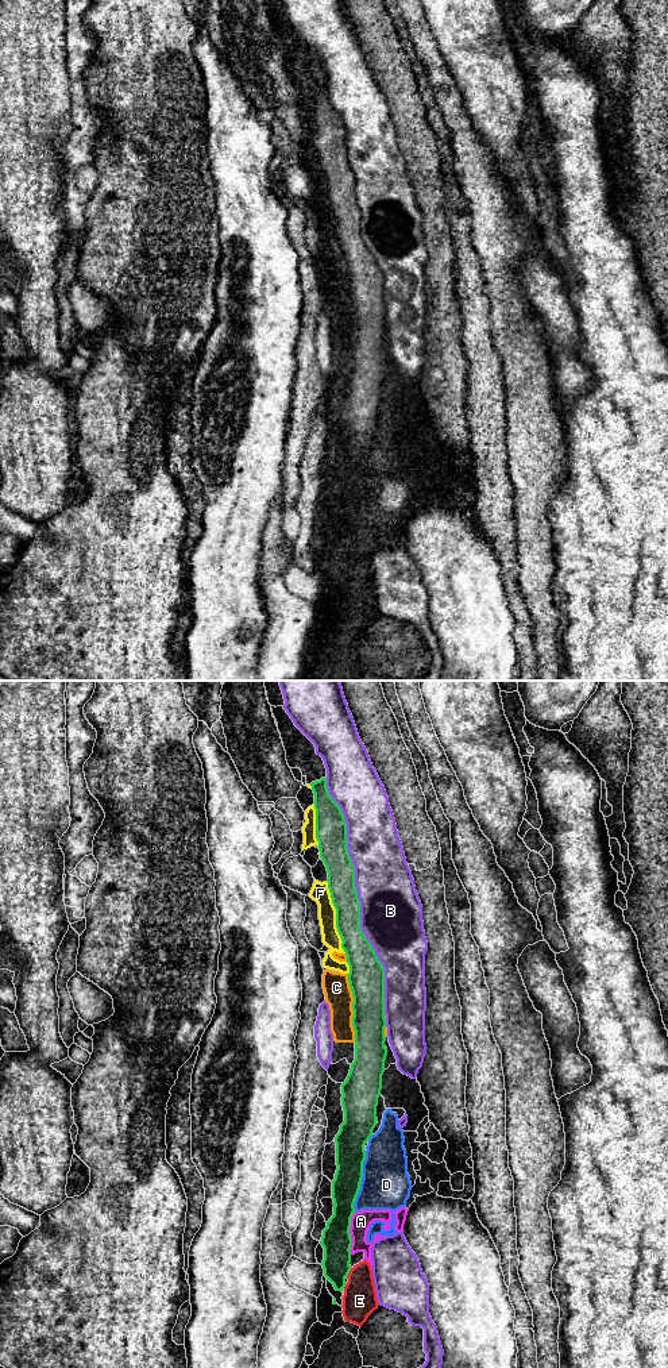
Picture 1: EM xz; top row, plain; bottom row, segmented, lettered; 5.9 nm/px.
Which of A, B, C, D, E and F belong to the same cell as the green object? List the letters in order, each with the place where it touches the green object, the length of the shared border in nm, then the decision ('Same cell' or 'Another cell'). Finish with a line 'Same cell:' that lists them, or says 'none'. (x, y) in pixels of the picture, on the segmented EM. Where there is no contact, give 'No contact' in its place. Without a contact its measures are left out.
A: Touches green at xz (350, 1233). Shared border 260 nm. Another cell
B: Touches green at xz (356, 897). Shared border 1450 nm. Another cell
C: Touches green at xz (352, 1008). Shared border 420 nm. Another cell
D: Touches green at xz (360, 1182). Shared border 380 nm. Another cell
E: Touches green at xz (348, 1272). Shared border 70 nm. Another cell
F: Touches green at xz (336, 917). Shared border 440 nm. Another cell
Same cell: none

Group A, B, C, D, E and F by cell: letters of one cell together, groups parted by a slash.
A C D E F / B

